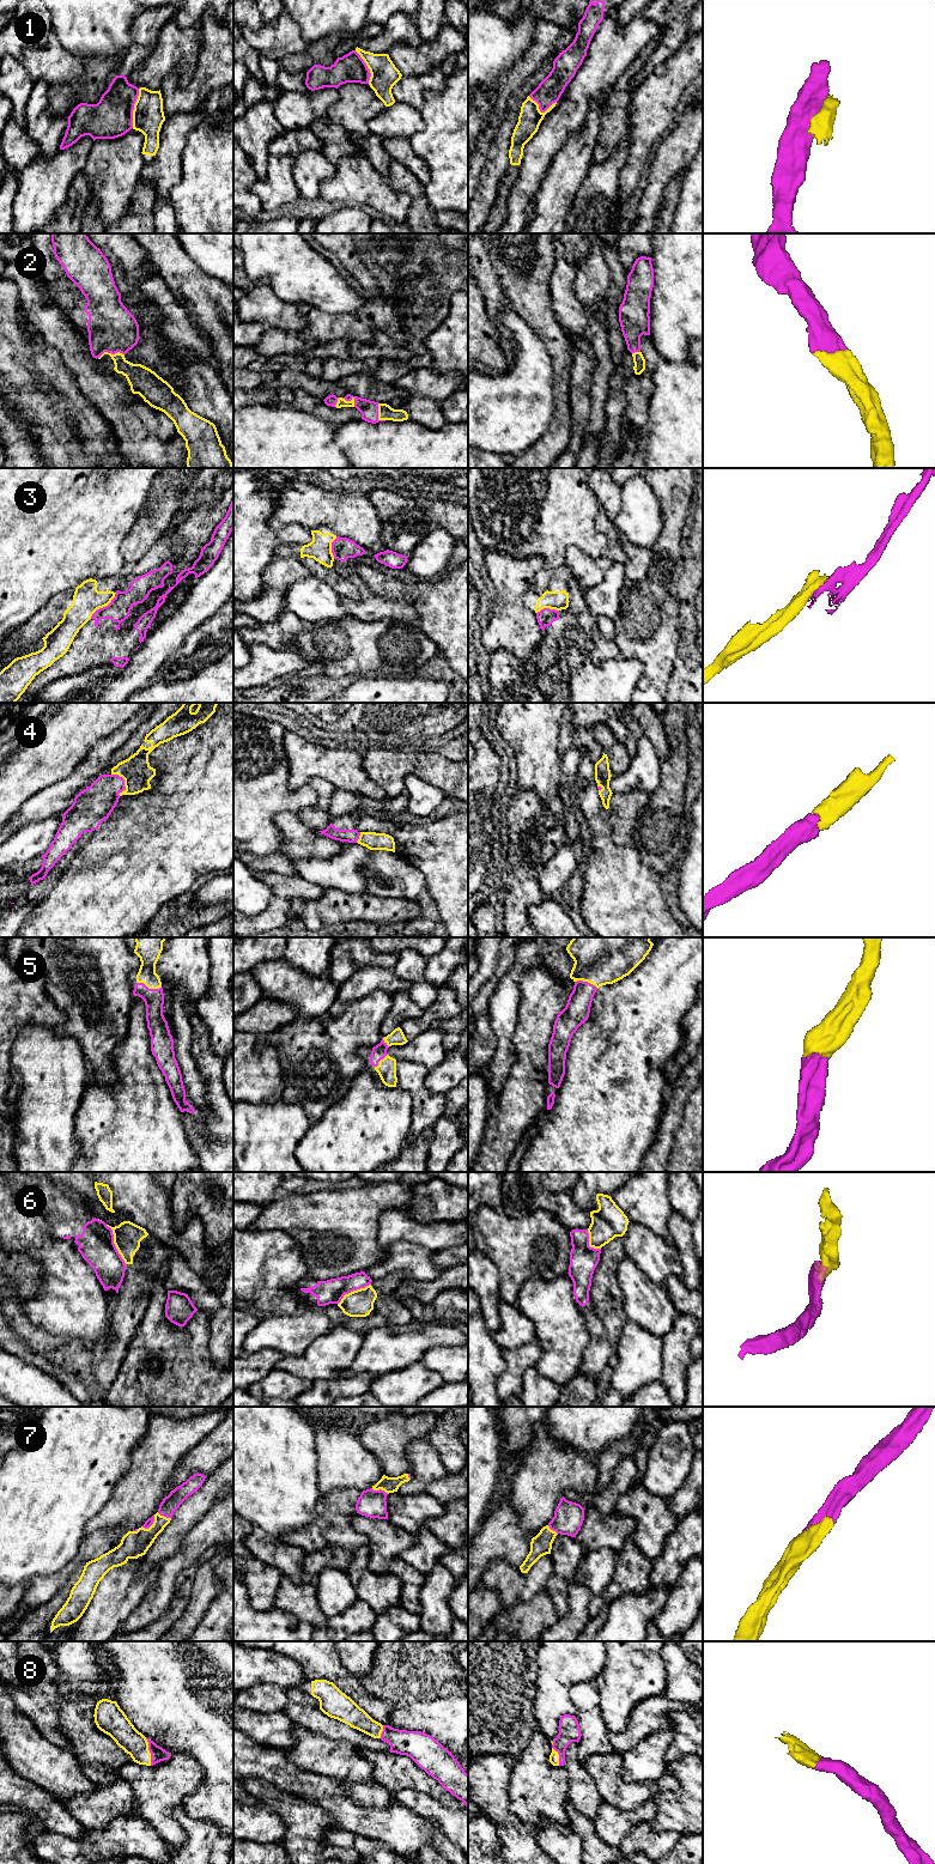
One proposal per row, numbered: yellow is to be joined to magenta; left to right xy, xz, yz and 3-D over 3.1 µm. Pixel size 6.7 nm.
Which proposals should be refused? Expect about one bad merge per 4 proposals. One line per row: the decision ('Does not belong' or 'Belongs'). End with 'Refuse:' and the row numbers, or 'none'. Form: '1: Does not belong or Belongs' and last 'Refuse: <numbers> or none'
1: Does not belong
2: Belongs
3: Does not belong
4: Belongs
5: Belongs
6: Does not belong
7: Belongs
8: Belongs
Refuse: 1, 3, 6

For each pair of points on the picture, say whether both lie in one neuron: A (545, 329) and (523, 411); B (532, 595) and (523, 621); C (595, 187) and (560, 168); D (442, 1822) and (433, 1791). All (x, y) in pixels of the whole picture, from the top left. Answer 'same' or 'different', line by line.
A: different
B: different
C: different
D: different

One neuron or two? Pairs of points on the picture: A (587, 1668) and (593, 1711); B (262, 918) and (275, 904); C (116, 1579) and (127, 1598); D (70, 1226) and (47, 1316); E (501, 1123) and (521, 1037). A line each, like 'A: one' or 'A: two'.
A: two
B: one
C: one
D: two
E: one

